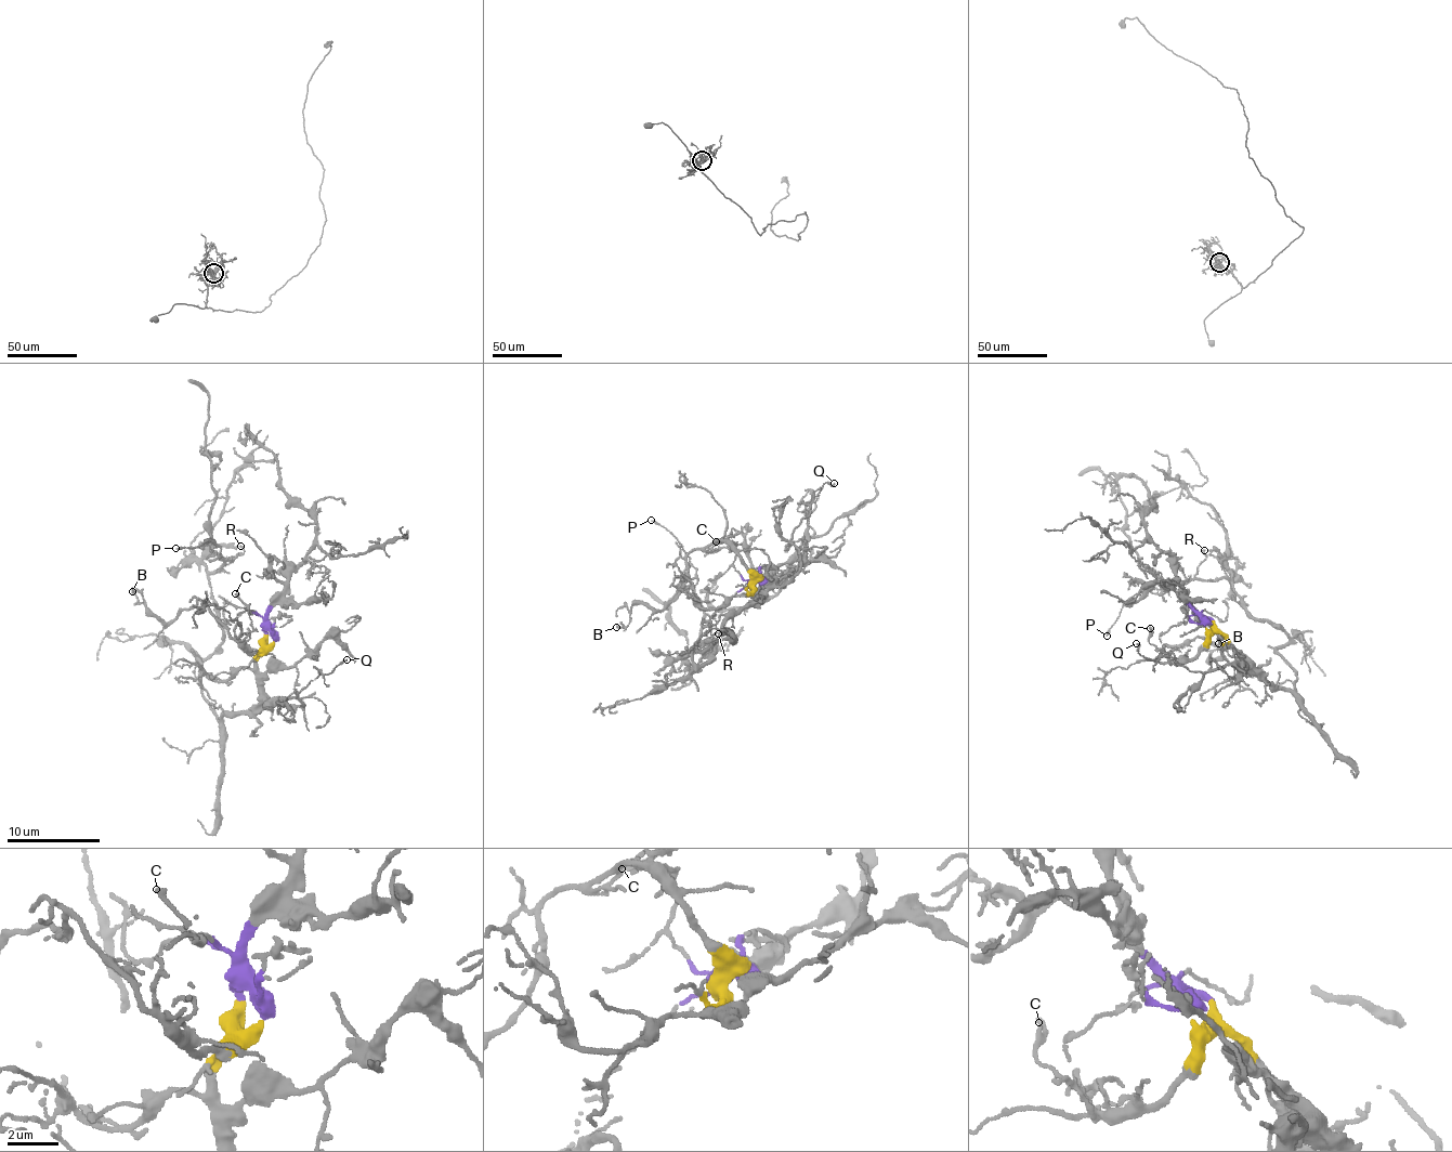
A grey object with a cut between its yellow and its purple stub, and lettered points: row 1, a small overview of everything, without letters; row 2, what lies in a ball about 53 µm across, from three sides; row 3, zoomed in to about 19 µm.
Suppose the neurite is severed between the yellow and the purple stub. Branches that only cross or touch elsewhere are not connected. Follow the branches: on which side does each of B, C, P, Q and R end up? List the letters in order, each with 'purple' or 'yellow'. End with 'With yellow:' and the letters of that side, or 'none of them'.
B: yellow
C: yellow
P: yellow
Q: yellow
R: yellow
With yellow: B, C, P, Q, R

